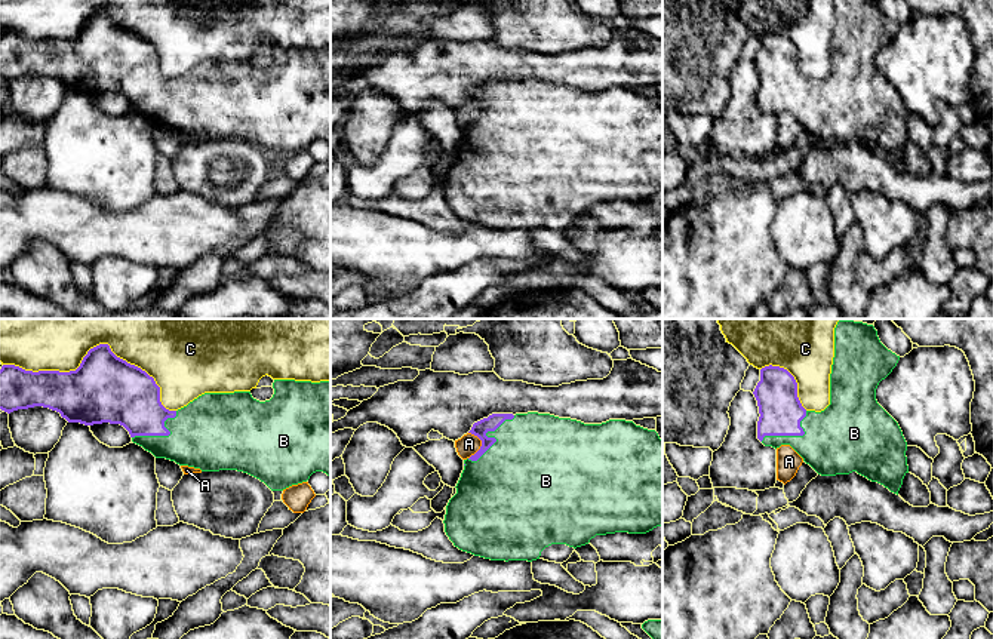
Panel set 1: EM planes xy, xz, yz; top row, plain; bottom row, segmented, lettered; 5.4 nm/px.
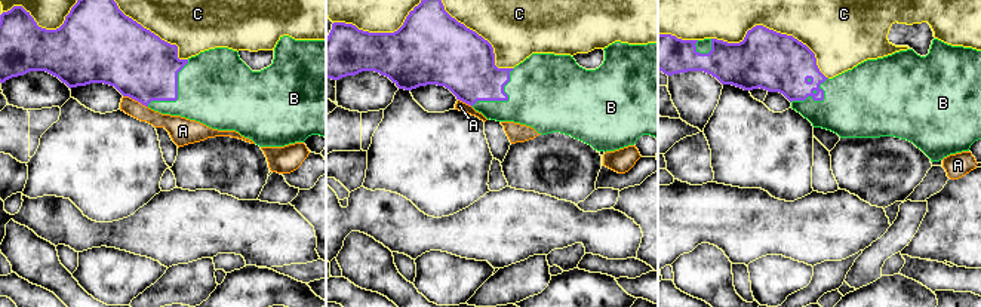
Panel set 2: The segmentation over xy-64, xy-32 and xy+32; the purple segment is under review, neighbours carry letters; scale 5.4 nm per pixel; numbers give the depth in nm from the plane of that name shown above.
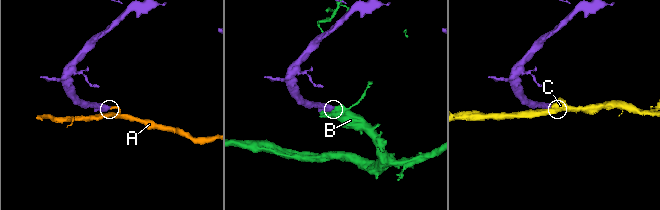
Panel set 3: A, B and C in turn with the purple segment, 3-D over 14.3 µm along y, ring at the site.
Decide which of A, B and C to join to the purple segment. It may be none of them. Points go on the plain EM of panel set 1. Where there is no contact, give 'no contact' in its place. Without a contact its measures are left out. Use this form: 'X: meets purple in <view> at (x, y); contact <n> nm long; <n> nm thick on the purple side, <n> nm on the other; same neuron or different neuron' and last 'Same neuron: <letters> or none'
A: meets purple in xz at (482, 113); contact 150 nm long; 90 nm thick on the purple side, 110 nm on the other; different neuron
B: meets purple in xz at (491, 106); contact 360 nm long; 90 nm thick on the purple side, 440 nm on the other; same neuron
C: meets purple in xy at (97, 14); contact 950 nm long; 360 nm thick on the purple side, 220 nm on the other; different neuron
Same neuron: B

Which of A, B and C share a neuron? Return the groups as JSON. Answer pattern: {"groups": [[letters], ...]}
{"groups": [["A"], ["B"], ["C"]]}

